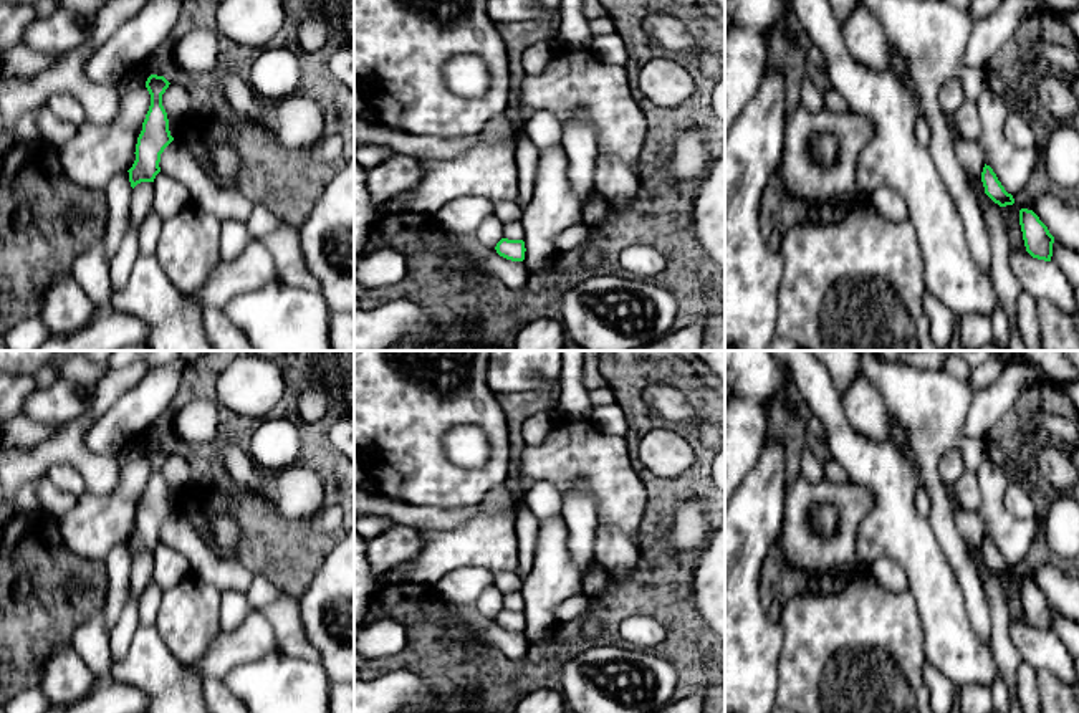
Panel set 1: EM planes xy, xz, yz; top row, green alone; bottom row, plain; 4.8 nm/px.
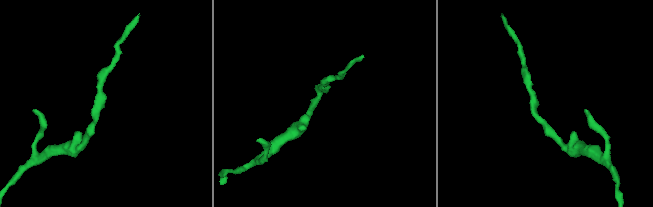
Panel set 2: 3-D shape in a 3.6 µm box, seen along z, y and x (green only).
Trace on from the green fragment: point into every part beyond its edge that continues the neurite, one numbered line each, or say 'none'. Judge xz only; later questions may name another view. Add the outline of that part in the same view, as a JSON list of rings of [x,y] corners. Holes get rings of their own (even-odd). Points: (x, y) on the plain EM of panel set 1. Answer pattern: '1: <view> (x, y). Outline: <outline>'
none

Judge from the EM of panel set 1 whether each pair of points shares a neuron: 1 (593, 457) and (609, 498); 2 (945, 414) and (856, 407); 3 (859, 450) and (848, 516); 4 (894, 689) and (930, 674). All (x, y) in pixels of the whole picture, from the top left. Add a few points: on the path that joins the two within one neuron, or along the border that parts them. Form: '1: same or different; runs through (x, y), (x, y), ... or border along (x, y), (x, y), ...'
1: same; runs through (603, 467), (609, 473), (609, 488)
2: different; border along (867, 378), (891, 412)
3: different; border along (849, 480), (874, 497), (863, 521)
4: different; border along (924, 664), (924, 685), (930, 695)

